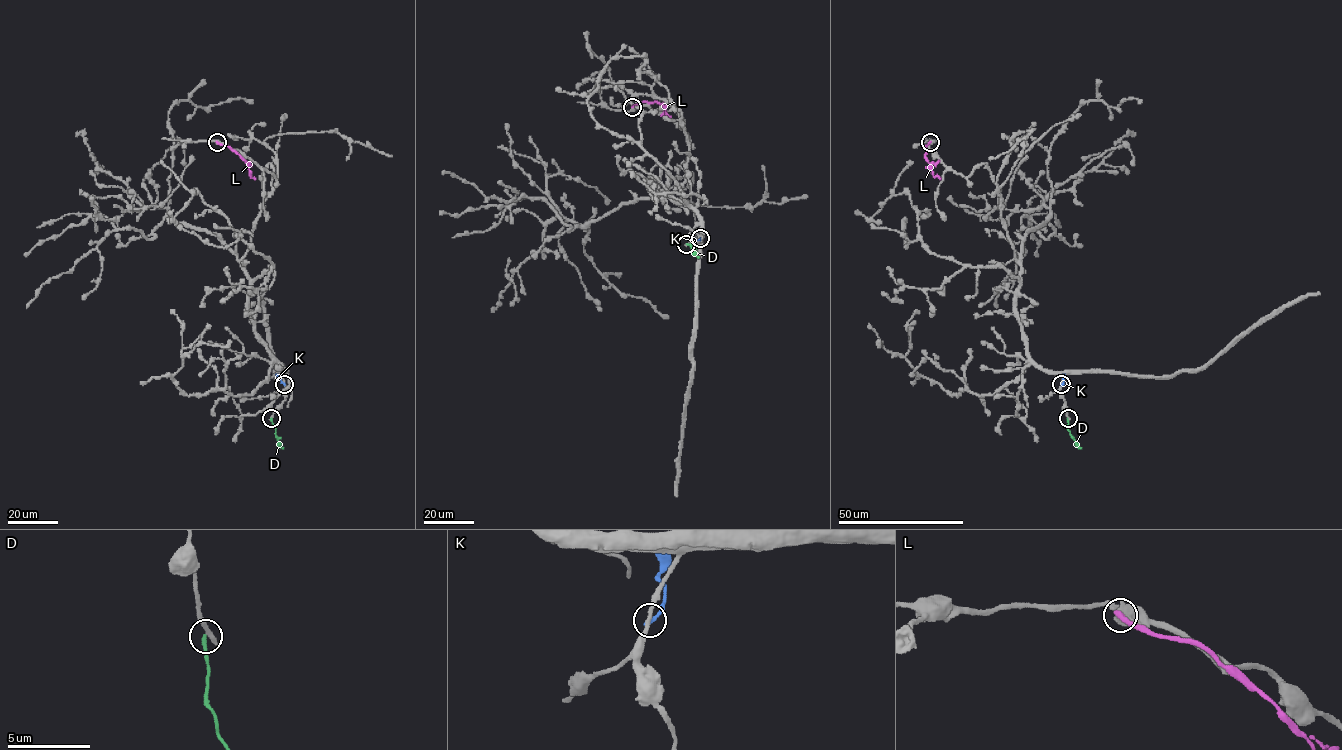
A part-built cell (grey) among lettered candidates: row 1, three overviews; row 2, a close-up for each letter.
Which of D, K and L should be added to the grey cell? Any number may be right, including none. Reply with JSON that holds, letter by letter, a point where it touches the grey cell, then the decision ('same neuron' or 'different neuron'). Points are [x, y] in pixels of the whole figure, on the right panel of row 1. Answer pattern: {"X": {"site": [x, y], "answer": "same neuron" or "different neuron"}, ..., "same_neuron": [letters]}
{"D": {"site": [1068, 418], "answer": "different neuron"}, "K": {"site": [1061, 384], "answer": "different neuron"}, "L": {"site": [930, 142], "answer": "different neuron"}, "same_neuron": []}

